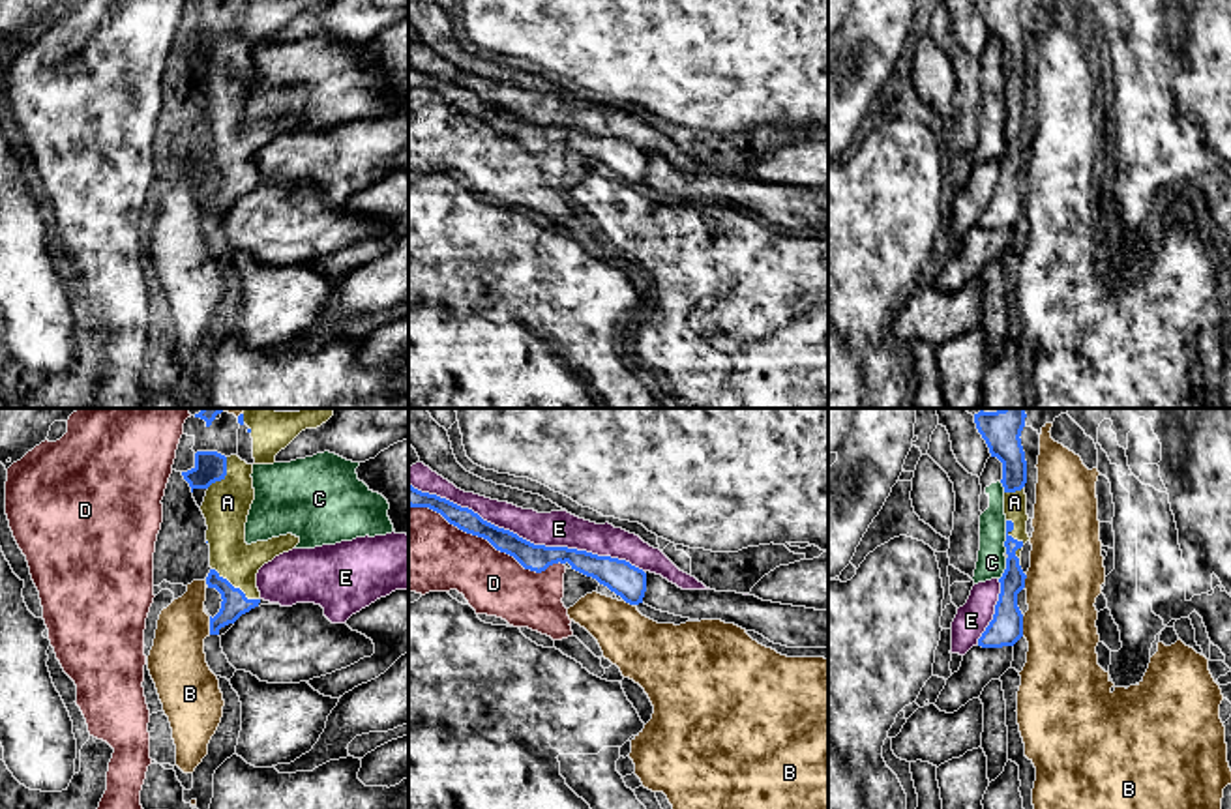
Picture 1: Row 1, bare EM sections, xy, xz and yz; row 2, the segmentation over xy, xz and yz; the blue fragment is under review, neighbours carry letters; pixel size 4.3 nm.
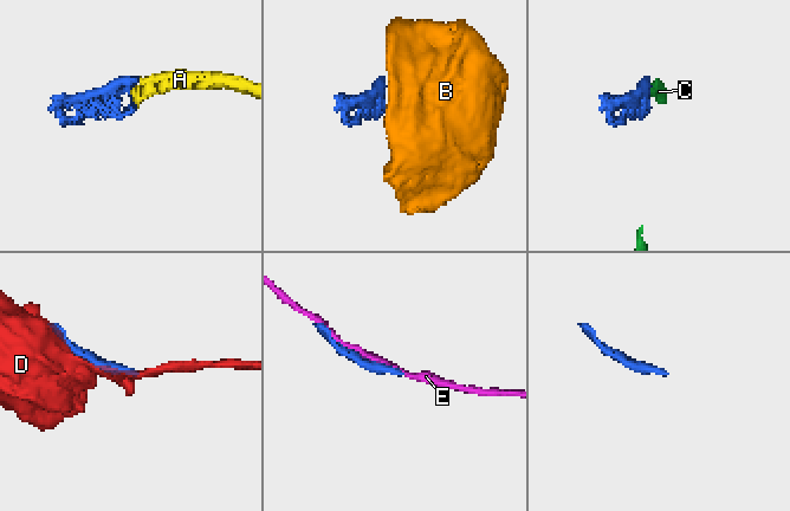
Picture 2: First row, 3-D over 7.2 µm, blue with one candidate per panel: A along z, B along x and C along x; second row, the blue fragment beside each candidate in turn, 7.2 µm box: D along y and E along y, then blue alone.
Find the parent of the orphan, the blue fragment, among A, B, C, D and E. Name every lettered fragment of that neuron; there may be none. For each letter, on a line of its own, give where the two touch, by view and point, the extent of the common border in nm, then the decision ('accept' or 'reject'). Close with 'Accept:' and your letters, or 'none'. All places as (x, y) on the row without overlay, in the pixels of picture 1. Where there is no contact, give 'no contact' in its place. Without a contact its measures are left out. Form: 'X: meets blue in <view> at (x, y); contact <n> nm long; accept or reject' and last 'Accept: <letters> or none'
A: meets blue in yz at (1020, 122); contact 220 nm long; accept
B: meets blue in yz at (1022, 206); contact 90 nm long; reject
C: meets blue in yz at (1007, 117); contact 140 nm long; reject
D: meets blue in xz at (486, 118); contact 700 nm long; reject
E: meets blue in xz at (525, 120); contact 1100 nm long; reject
Accept: A

